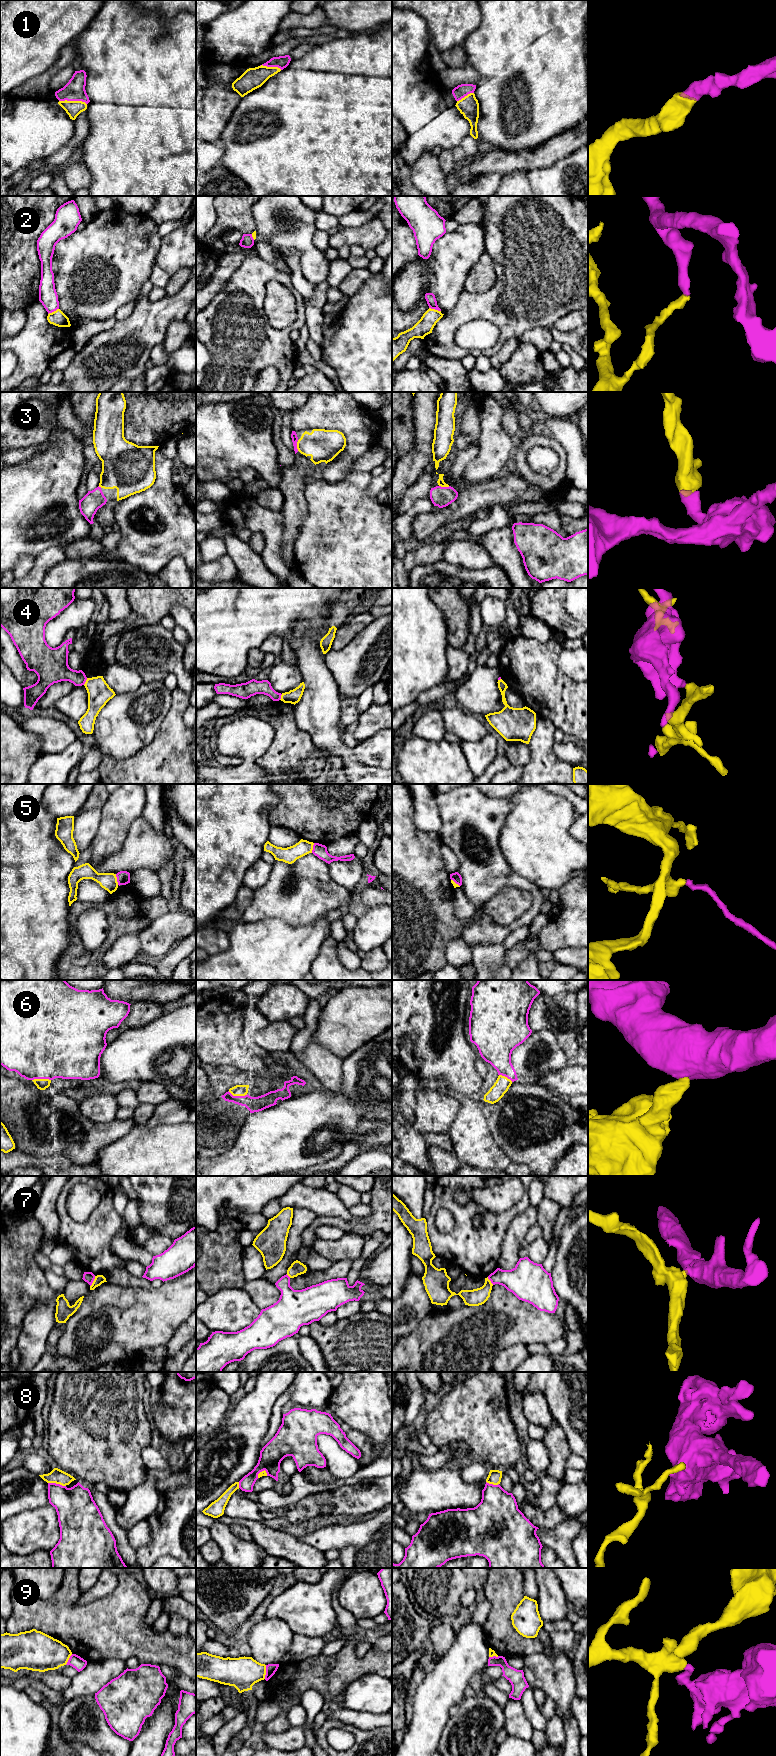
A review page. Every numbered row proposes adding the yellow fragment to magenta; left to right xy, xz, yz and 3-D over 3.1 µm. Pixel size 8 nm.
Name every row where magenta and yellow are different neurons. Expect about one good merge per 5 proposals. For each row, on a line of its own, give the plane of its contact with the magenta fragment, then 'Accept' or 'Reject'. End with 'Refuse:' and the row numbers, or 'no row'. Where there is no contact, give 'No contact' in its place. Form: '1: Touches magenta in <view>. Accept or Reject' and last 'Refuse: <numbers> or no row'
1: Touches magenta in xy. Accept
2: Touches magenta in yz. Reject
3: Touches magenta in yz. Accept
4: Touches magenta in xy. Reject
5: Touches magenta in xy. Reject
6: Touches magenta in xy. Accept
7: Touches magenta in xy. Reject
8: Touches magenta in xy. Reject
9: Touches magenta in xz. Reject
Refuse: 2, 4, 5, 7, 8, 9

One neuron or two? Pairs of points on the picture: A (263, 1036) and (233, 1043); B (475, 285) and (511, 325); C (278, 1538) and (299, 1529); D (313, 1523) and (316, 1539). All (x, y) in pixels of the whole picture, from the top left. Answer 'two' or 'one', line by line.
A: two
B: two
C: two
D: two

